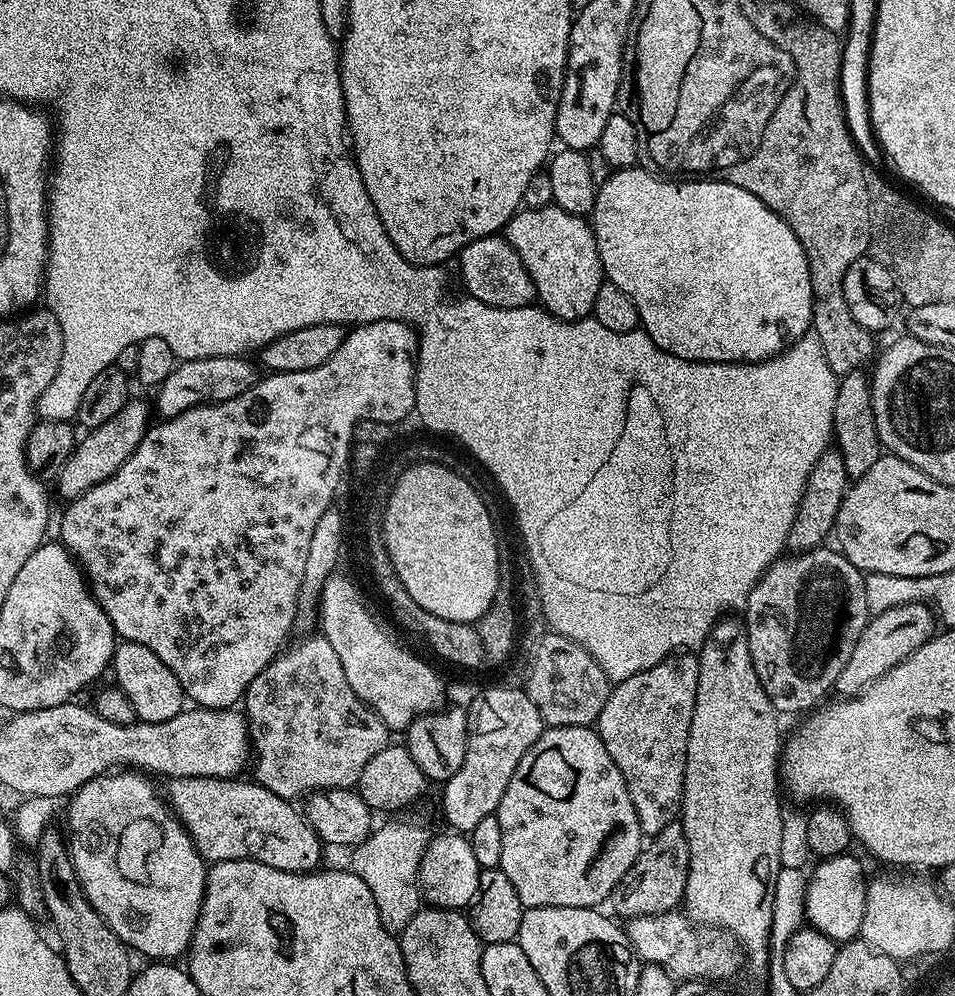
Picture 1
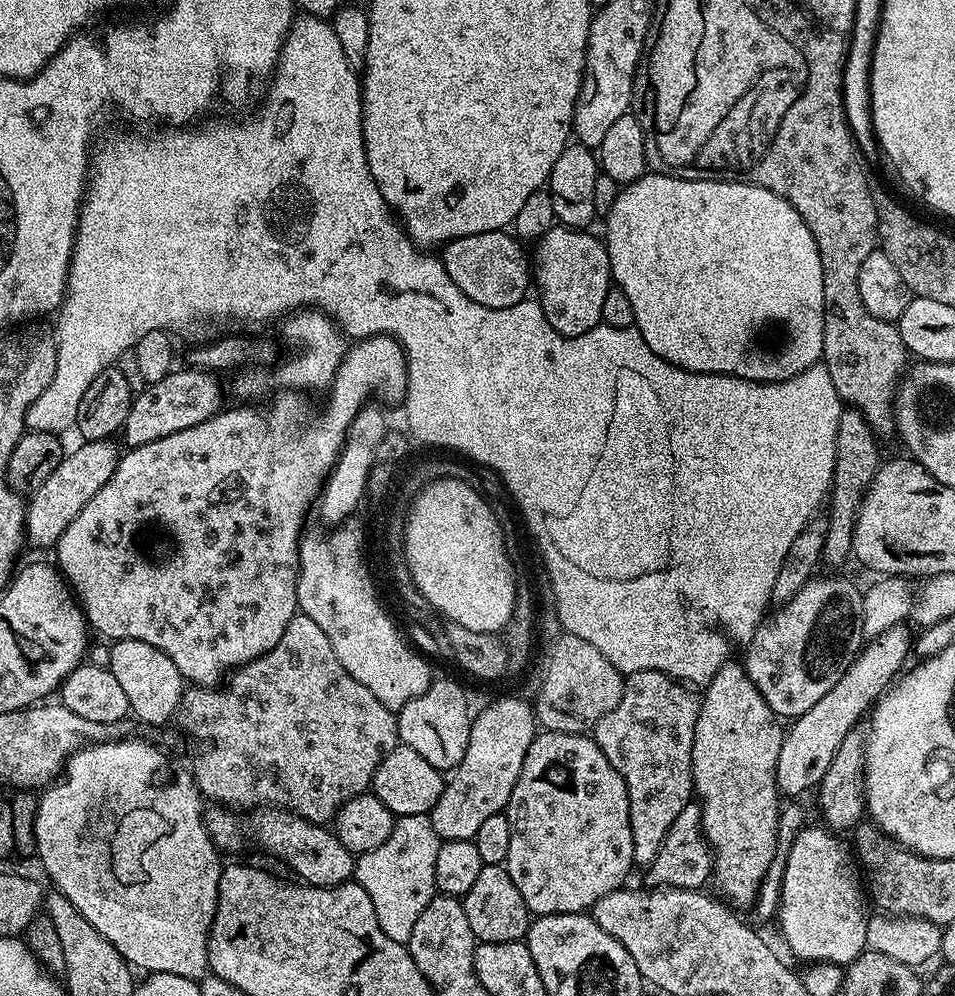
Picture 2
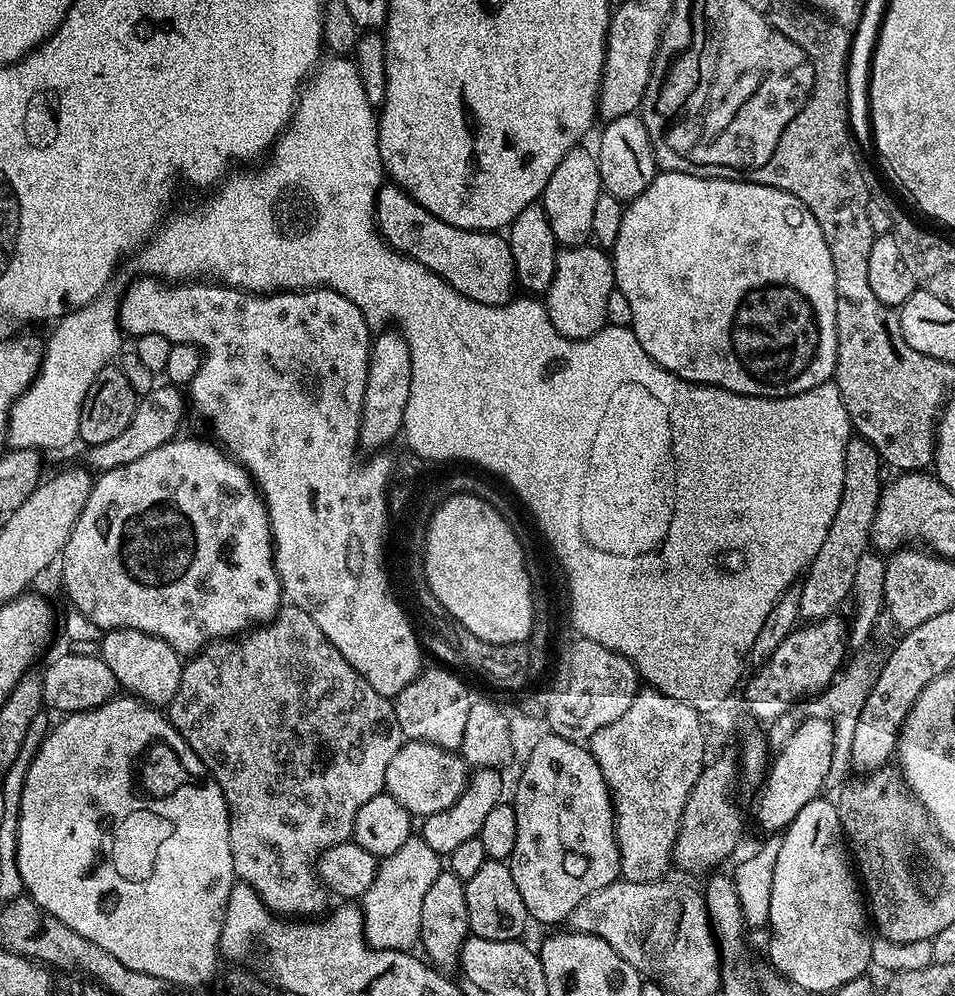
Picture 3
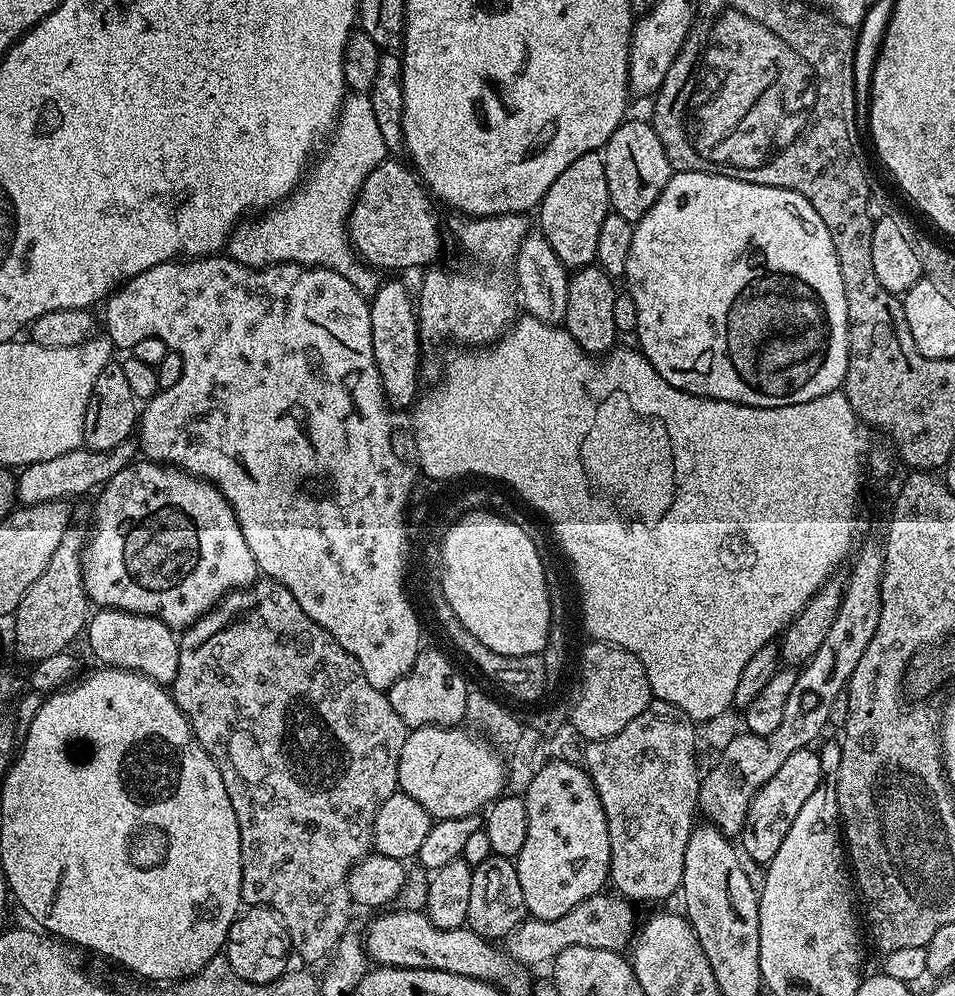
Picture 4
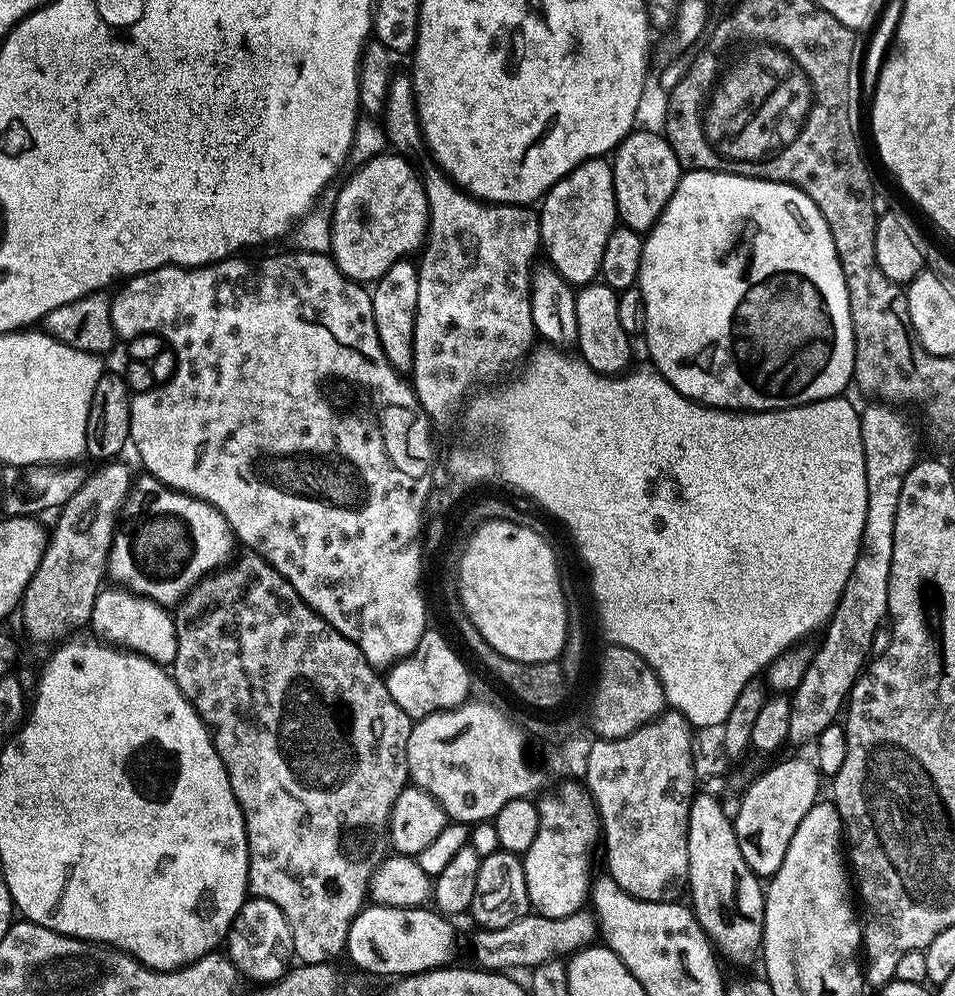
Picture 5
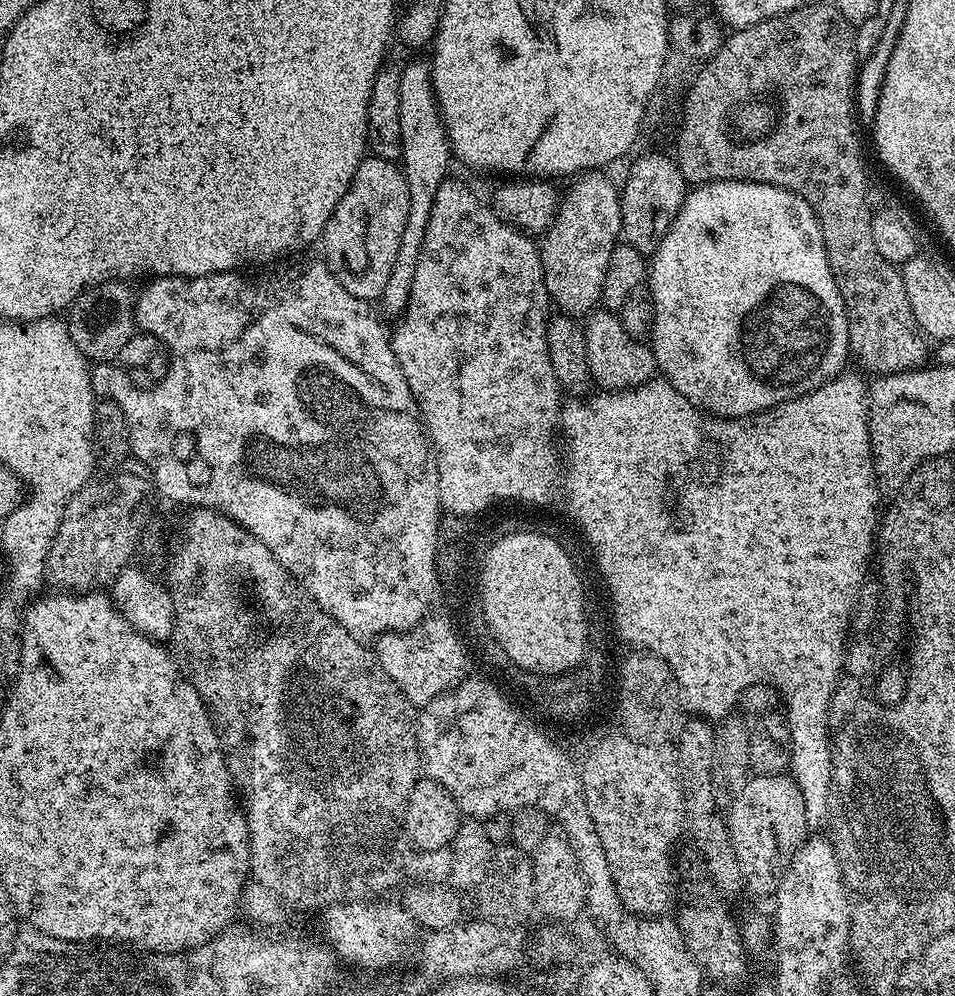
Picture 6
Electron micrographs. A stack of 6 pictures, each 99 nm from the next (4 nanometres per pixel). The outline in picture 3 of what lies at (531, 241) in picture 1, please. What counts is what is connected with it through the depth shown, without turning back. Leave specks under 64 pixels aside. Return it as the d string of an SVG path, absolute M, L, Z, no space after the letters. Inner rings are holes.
M592 242L564 246L556 253L554 278L542 303L554 322L554 330L571 340L590 338L608 324L606 301L616 287L616 271L612 257Z

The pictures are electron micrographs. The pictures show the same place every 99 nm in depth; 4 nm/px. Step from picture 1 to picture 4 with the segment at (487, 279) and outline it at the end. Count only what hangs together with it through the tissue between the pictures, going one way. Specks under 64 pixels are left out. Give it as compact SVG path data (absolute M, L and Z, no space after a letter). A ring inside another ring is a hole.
M385 158L368 175L366 182L362 182L352 211L348 213L348 238L357 257L377 270L423 269L431 265L440 252L442 220L440 224L437 205L419 175L407 163L399 164L392 159Z

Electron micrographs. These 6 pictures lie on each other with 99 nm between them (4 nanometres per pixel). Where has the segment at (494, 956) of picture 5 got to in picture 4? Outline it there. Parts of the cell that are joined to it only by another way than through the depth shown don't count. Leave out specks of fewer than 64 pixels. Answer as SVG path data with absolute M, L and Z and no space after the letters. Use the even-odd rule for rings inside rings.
M597 894L578 902L578 906L574 906L574 910L566 910L562 918L525 919L506 938L508 955L513 956L519 964L533 966L532 964L547 965L570 946L590 946L598 950L623 953L633 939L634 925L637 923L636 916L632 913L633 905L619 894L604 895Z

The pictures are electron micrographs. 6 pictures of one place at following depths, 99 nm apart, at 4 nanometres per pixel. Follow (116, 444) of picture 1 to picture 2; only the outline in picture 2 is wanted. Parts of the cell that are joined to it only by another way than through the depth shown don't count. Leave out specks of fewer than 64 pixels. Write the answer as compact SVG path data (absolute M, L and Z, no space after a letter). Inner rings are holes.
M109 438L77 443L77 448L72 453L69 451L60 464L54 467L53 473L31 493L24 513L24 531L29 545L51 549L66 526L78 518L82 506L86 506L86 502L90 502L90 498L94 498L94 494L98 494L106 482L110 482L122 455L121 445L116 445L116 442Z

